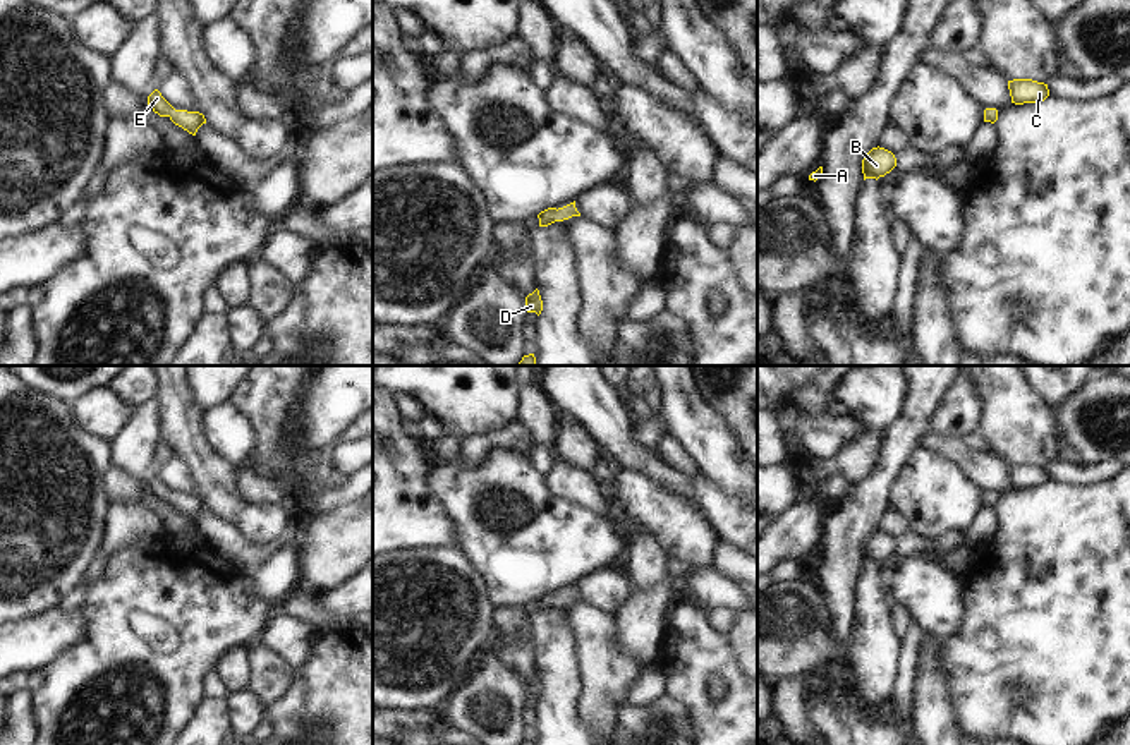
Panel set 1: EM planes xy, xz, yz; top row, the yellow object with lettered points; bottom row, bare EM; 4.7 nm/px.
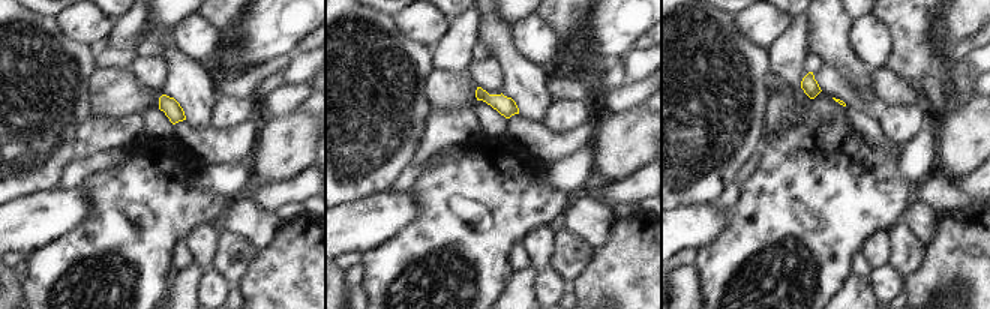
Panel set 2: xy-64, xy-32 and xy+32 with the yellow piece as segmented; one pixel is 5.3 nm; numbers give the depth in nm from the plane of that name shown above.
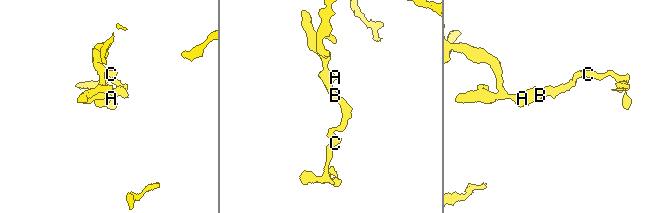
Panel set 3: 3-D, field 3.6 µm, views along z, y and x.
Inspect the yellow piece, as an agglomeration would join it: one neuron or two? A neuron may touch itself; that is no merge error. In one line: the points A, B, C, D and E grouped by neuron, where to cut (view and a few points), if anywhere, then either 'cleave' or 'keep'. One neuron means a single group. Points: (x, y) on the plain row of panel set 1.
A B C D E; no cut; keep

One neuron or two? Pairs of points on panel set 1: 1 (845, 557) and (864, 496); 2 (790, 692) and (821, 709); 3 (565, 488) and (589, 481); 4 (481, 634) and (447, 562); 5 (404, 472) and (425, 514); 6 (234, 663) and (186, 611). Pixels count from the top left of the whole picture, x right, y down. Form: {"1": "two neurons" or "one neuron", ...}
{"1": "one neuron", "2": "two neurons", "3": "one neuron", "4": "one neuron", "5": "one neuron", "6": "two neurons"}

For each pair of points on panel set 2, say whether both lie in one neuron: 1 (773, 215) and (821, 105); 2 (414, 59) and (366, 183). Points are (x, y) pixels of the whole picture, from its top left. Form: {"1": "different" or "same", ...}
{"1": "same", "2": "same"}

